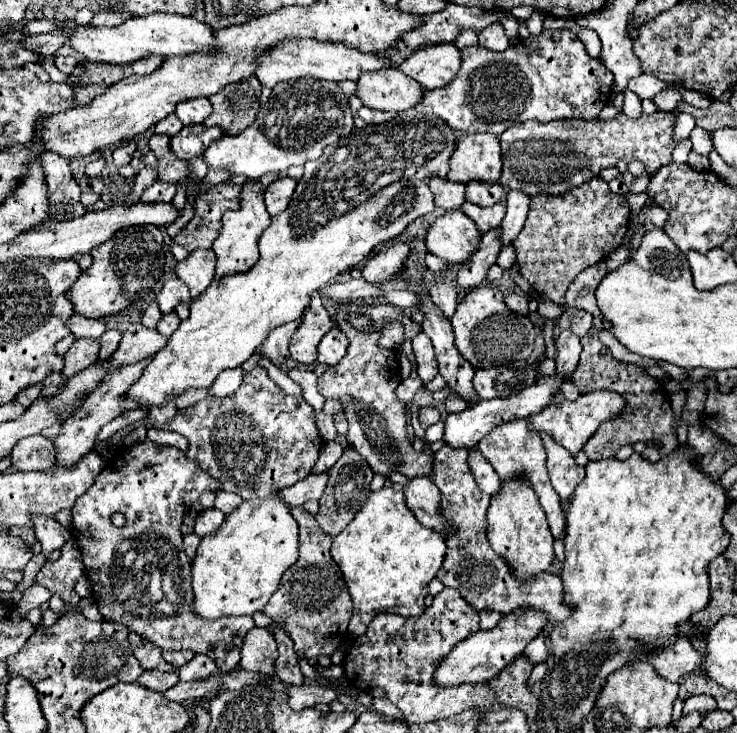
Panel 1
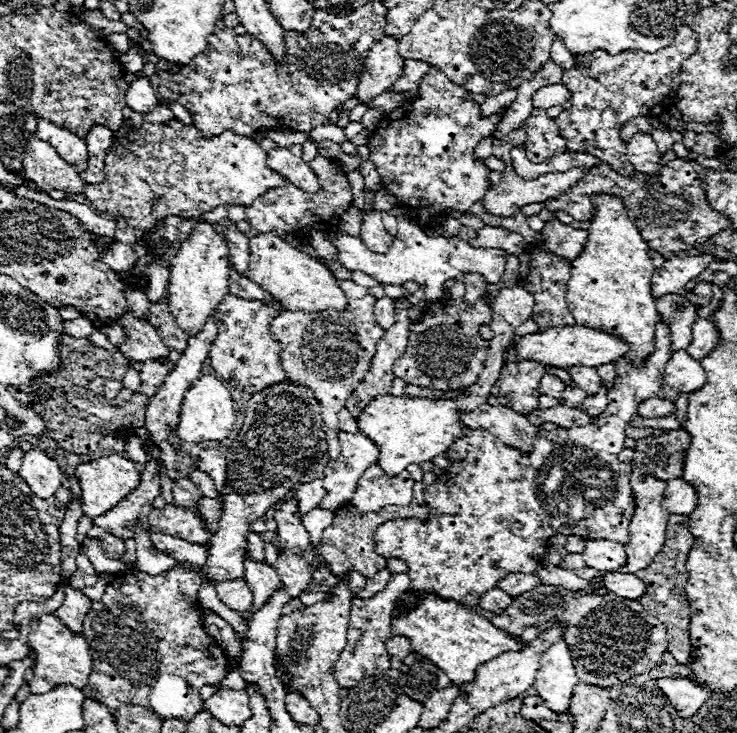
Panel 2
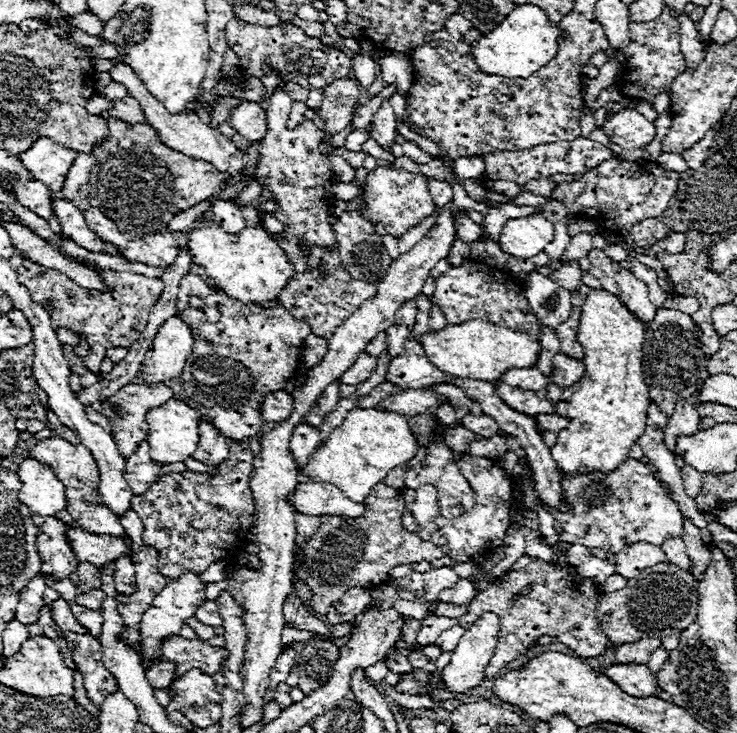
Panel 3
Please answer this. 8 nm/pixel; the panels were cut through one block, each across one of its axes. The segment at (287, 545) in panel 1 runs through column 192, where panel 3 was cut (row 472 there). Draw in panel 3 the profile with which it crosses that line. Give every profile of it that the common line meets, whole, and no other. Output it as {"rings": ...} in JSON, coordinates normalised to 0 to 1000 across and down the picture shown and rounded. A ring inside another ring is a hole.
{"rings":[[[803,396],[792,412],[792,426],[787,434],[784,464],[792,475],[792,513],[779,524],[763,532],[760,548],[754,551],[754,565],[773,570],[771,584],[757,592],[757,603],[746,611],[754,638],[763,649],[798,647],[806,641],[833,644],[849,625],[858,606],[874,592],[877,584],[877,559],[882,551],[879,527],[871,516],[871,469],[874,469],[874,445],[863,437],[852,420],[825,396]]]}

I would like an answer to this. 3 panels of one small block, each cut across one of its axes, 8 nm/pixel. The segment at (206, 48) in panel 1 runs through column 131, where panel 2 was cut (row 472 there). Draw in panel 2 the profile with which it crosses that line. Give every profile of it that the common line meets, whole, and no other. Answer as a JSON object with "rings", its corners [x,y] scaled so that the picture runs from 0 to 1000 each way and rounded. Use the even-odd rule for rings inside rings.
{"rings":[[[52,608],[33,619],[30,638],[24,649],[43,666],[43,671],[54,679],[68,679],[73,671],[90,658],[90,647],[81,641],[79,630],[71,628]]]}

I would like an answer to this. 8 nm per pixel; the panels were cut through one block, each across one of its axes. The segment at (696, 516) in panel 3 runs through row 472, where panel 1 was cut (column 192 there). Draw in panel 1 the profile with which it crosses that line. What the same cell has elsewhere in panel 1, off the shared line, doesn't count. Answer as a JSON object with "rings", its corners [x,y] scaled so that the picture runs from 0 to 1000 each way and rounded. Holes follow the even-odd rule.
{"rings":[[[263,895],[258,906],[250,906],[250,911],[242,914],[244,928],[274,928],[282,925],[285,920],[296,920],[293,906],[282,900],[282,895]]]}

